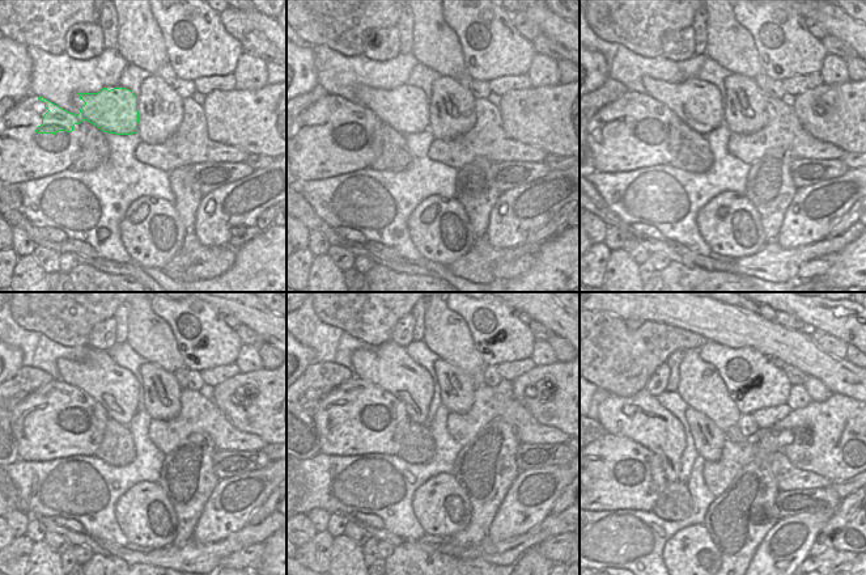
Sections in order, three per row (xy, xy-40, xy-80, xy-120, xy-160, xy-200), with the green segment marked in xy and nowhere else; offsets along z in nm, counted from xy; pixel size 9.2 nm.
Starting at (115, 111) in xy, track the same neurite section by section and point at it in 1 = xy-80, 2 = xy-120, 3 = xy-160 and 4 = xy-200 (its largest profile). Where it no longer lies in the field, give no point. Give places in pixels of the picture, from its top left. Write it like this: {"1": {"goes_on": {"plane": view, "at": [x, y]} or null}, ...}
{"1": {"goes_on": {"plane": "xy-80", "at": [697, 109]}}, "2": {"goes_on": {"plane": "xy-120", "at": [63, 404]}}, "3": {"goes_on": {"plane": "xy-160", "at": [356, 405]}}, "4": {"goes_on": {"plane": "xy-200", "at": [614, 411]}}}

